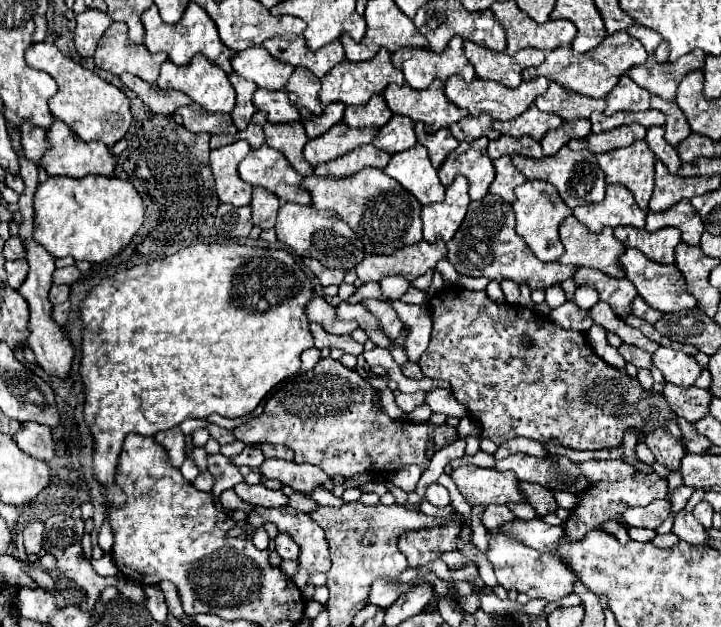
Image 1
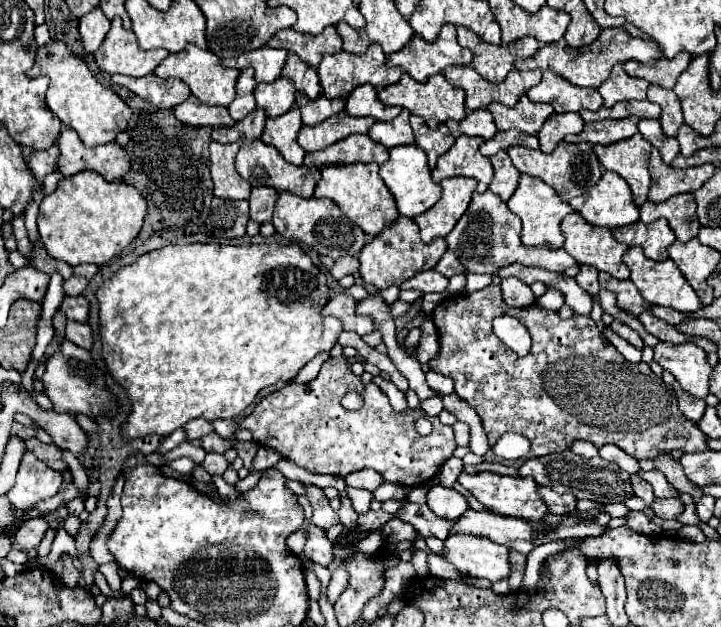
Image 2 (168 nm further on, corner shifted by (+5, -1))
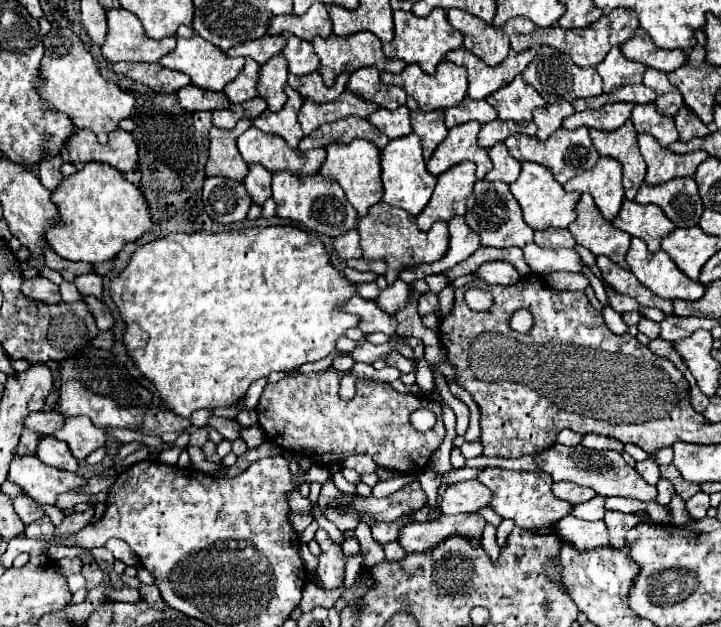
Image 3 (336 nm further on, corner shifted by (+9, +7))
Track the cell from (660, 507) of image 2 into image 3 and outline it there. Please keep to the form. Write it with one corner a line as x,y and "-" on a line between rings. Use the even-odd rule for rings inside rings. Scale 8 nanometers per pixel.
554,444
536,454
536,466
548,472
554,482
560,482
560,480
574,482
578,486
592,488
600,496
624,496
624,498
634,498
640,502
650,502
650,500
656,500
658,496
656,486
648,484
632,466
626,464
620,452
612,452
612,450
592,450
586,446

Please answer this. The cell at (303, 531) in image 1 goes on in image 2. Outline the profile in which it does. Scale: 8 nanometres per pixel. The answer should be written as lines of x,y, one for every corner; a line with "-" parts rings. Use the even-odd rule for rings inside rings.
314,524
308,528
308,540
304,546
304,558
320,564
320,566
330,566
334,562
334,552
332,552
332,542
328,540
324,530
318,530

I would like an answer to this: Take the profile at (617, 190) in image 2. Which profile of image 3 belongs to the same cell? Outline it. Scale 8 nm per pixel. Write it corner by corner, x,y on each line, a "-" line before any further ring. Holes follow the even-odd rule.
602,156
592,170
572,178
566,186
566,192
588,192
598,210
606,220
614,220
624,202
624,186
622,186
622,166
614,158

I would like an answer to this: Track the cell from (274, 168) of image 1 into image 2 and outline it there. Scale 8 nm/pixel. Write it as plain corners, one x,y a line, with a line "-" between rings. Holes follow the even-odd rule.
244,140
242,148
236,154
236,170
252,186
270,186
270,188
276,188
278,192
292,192
302,198
310,198
320,180
320,168
308,168
304,164
294,166
286,162
274,146
268,146
262,140

